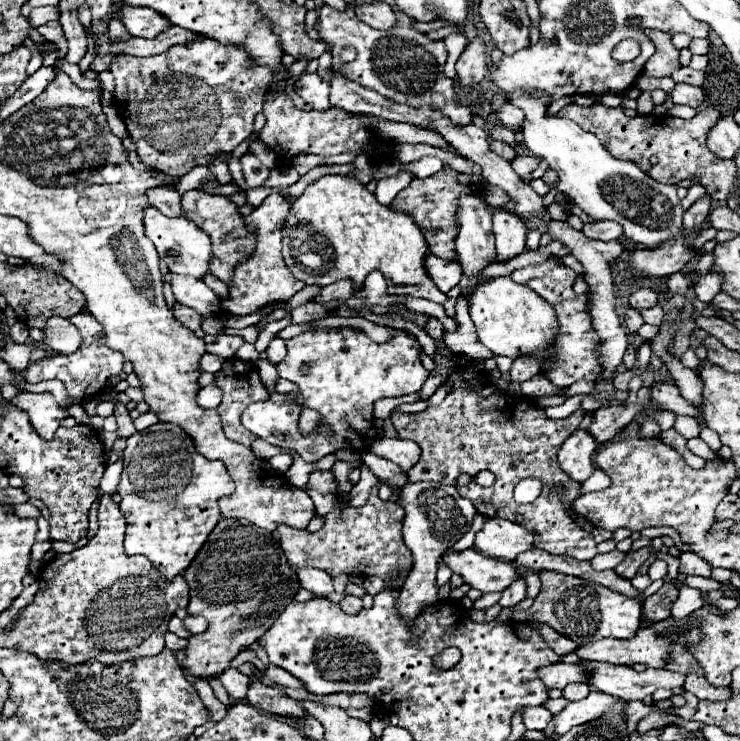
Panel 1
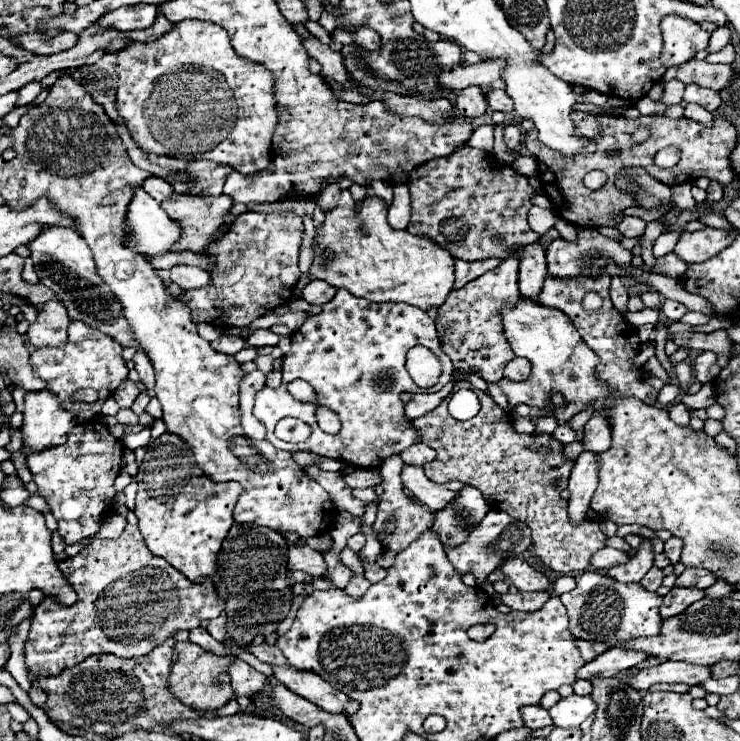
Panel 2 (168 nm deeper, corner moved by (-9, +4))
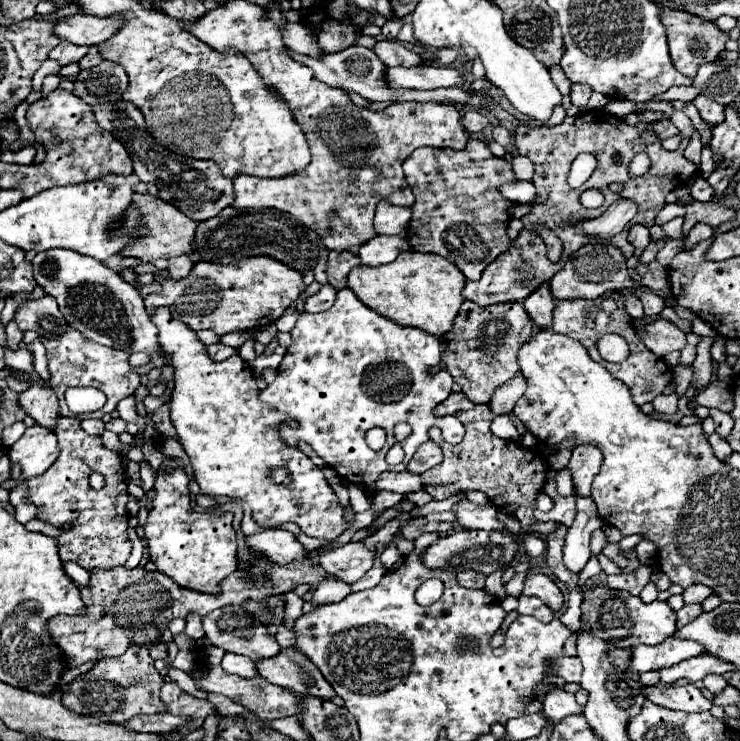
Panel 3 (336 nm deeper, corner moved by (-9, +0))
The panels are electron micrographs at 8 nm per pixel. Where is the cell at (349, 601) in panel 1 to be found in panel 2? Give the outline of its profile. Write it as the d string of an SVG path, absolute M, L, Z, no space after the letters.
M355 576L349 584L347 584L347 588L345 588L345 592L351 596L351 598L361 598L363 596L363 592L367 592L367 588L369 588L371 584L363 578L363 576Z

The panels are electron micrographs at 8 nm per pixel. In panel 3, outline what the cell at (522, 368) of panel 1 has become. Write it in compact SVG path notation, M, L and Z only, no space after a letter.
M519 372L519 376L507 380L505 384L501 384L501 388L497 388L491 396L491 402L489 402L489 408L495 412L495 414L507 414L513 410L515 402L523 396L527 388L527 382L523 380L523 374Z

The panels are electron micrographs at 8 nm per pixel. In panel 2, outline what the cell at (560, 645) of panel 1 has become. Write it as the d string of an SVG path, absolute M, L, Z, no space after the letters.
M575 640L575 646L579 648L583 660L593 660L595 656L599 656L601 652L605 652L609 648L609 644L603 642L589 642L589 640Z

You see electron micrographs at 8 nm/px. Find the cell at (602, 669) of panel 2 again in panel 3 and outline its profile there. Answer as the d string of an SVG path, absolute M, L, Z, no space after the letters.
M667 638L659 646L639 646L633 648L633 658L629 670L633 672L649 672L649 670L663 670L687 660L691 656L703 654L703 644L695 640L681 640L681 638Z

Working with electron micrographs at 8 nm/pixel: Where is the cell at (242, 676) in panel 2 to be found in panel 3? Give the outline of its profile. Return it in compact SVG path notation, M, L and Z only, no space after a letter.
M227 652L221 660L221 666L227 674L239 674L243 678L251 678L251 676L257 676L257 668L255 668L255 662L247 656L241 656L241 654L231 654Z

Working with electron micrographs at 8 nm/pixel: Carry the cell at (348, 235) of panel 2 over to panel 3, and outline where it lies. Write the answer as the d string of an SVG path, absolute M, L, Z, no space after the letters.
M401 252L395 262L385 266L357 266L351 270L347 284L355 296L377 314L393 320L399 326L421 328L437 338L445 336L453 328L453 320L465 302L465 276L451 262L435 254Z

